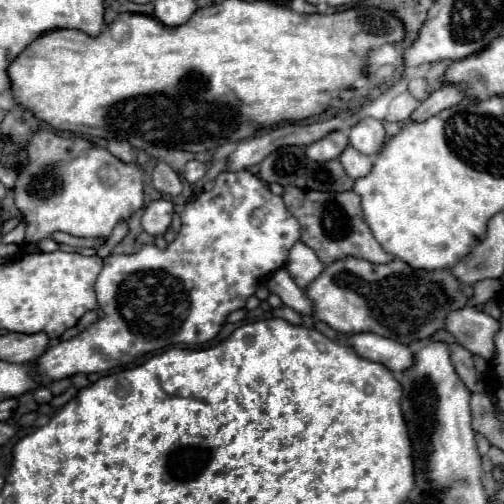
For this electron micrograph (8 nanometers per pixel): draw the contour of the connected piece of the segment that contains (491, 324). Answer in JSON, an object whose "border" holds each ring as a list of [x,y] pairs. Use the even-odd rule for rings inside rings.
{"border":[[[463,308],[447,316],[447,330],[457,342],[471,354],[483,356],[487,362],[495,358],[495,334],[499,328],[499,320],[477,308]]]}

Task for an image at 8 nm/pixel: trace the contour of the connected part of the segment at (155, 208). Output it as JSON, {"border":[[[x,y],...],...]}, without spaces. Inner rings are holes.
{"border":[[[155,200],[151,202],[149,208],[145,208],[143,218],[141,218],[141,226],[147,234],[151,236],[165,236],[167,230],[171,228],[171,220],[173,220],[173,202],[171,200]]]}

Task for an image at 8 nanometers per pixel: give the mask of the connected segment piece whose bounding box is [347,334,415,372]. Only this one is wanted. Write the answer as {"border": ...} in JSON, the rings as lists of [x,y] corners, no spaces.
{"border":[[[355,334],[347,340],[347,344],[353,346],[363,358],[379,362],[391,372],[403,372],[403,368],[411,368],[411,356],[415,356],[409,346],[375,334]]]}

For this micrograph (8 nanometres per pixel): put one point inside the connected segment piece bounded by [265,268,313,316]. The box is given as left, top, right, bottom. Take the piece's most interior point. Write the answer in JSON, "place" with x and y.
{"place":[280,283]}

